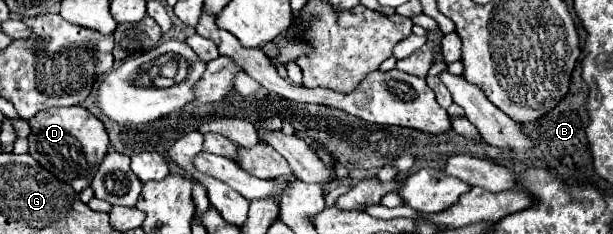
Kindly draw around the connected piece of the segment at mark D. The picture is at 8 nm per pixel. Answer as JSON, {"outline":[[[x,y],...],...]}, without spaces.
{"outline":[[[83,106],[51,108],[41,110],[29,120],[29,154],[45,168],[51,170],[59,180],[73,186],[75,192],[87,188],[109,148],[109,138],[105,126]]]}

